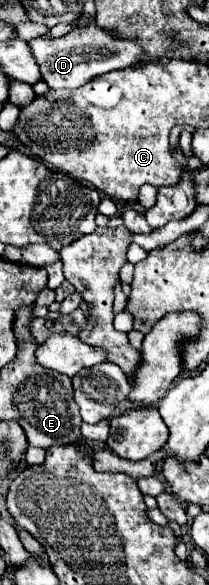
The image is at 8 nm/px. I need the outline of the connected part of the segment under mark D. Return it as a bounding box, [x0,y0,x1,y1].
[28,23,148,89]

